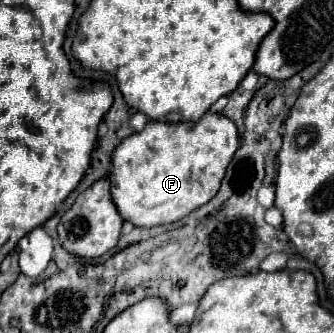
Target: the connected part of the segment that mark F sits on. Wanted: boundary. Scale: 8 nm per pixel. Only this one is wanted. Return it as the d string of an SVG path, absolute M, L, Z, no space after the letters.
M208 111L208 113L202 115L202 119L190 121L190 123L158 123L158 121L148 121L146 127L144 127L144 131L126 137L126 139L114 149L114 153L112 153L112 161L110 161L110 163L112 163L112 169L110 169L110 175L108 175L110 185L112 185L112 191L110 191L110 193L112 193L112 201L114 201L116 209L118 209L118 213L122 215L122 219L124 219L124 221L130 221L134 227L156 227L156 225L164 225L164 223L174 223L174 221L182 219L184 215L192 213L194 209L202 207L204 203L208 203L208 201L218 193L220 181L222 181L222 177L224 177L224 173L226 173L226 167L228 167L230 159L234 157L236 149L238 149L238 129L236 129L236 125L234 125L228 117L224 117L222 113L210 113L210 111Z

